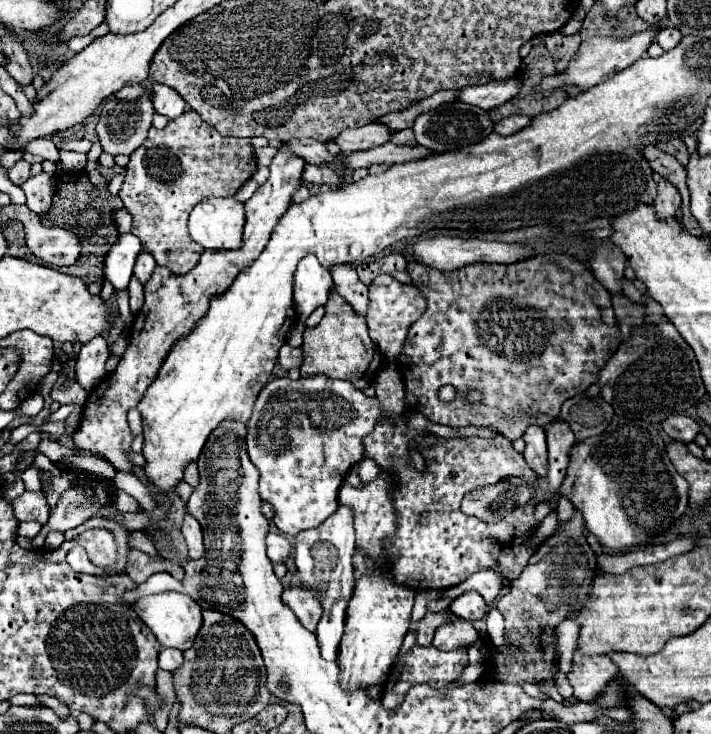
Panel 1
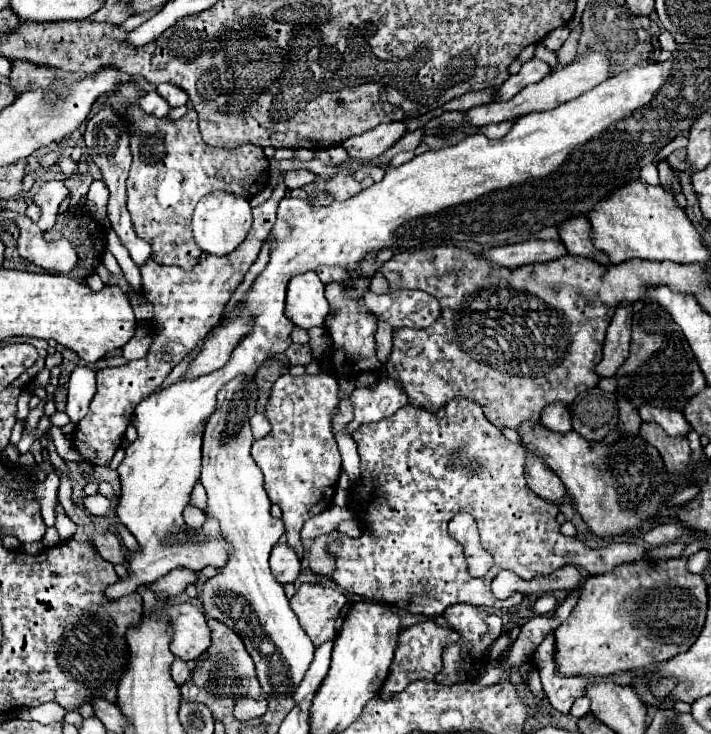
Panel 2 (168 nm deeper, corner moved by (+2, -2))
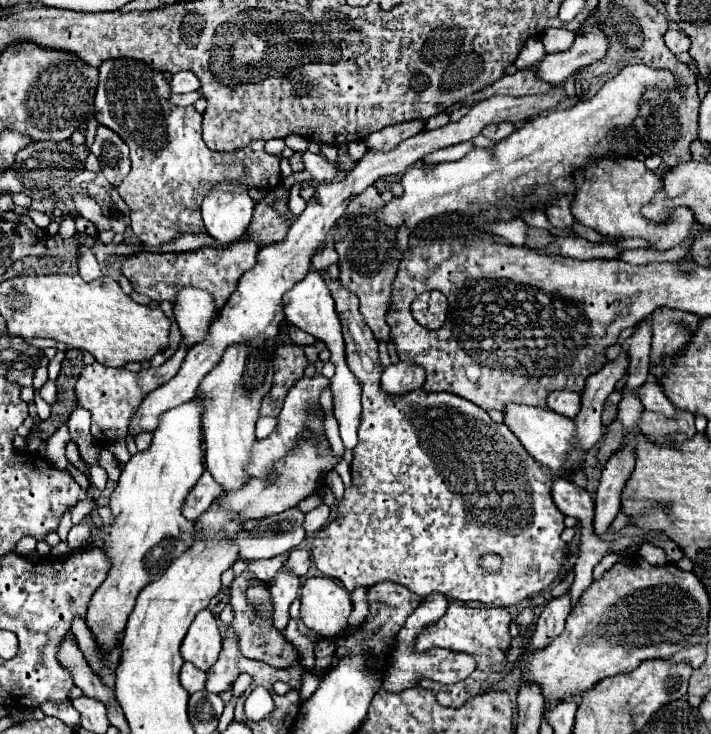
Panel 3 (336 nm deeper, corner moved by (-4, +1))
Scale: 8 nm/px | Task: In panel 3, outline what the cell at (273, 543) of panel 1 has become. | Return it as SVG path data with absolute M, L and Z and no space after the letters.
M284 564L270 580L270 590L274 596L274 628L284 630L290 620L288 608L300 592L300 578L288 570L288 564Z

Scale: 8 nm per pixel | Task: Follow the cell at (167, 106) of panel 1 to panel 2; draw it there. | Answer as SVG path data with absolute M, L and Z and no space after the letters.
M160 83L156 91L170 103L170 107L180 107L180 105L186 105L186 103L188 103L186 91L182 91L178 85L172 85L172 83Z

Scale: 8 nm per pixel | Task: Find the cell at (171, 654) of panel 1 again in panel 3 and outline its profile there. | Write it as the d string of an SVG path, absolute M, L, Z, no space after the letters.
M184 662L182 670L180 670L180 682L182 682L182 686L192 694L192 692L198 692L198 690L204 688L206 674L204 674L200 668L194 668L194 664Z

